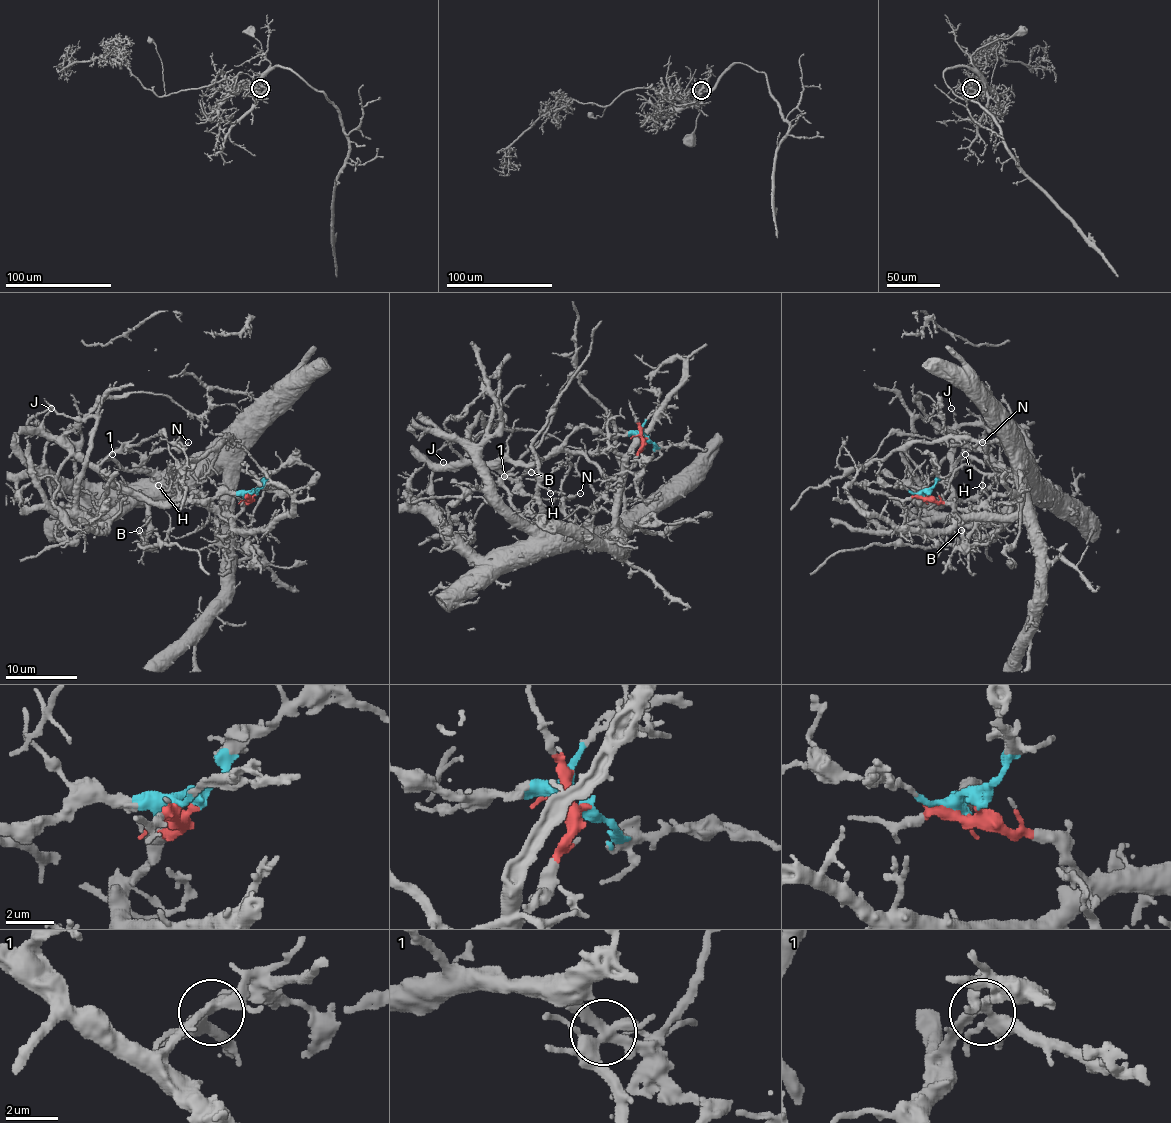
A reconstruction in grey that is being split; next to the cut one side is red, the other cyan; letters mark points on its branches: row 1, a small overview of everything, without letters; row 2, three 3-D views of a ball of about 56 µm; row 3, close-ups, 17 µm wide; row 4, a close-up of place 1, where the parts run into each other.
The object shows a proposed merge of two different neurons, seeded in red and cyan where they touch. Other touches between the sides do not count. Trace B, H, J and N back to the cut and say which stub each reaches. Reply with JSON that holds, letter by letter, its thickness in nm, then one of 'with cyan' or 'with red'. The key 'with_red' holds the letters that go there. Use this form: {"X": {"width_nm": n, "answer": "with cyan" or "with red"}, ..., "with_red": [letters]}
{"B": {"width_nm": 180, "answer": "with red"}, "H": {"width_nm": 170, "answer": "with red"}, "J": {"width_nm": 160, "answer": "with cyan"}, "N": {"width_nm": 190, "answer": "with cyan"}, "with_red": ["B", "H"]}

